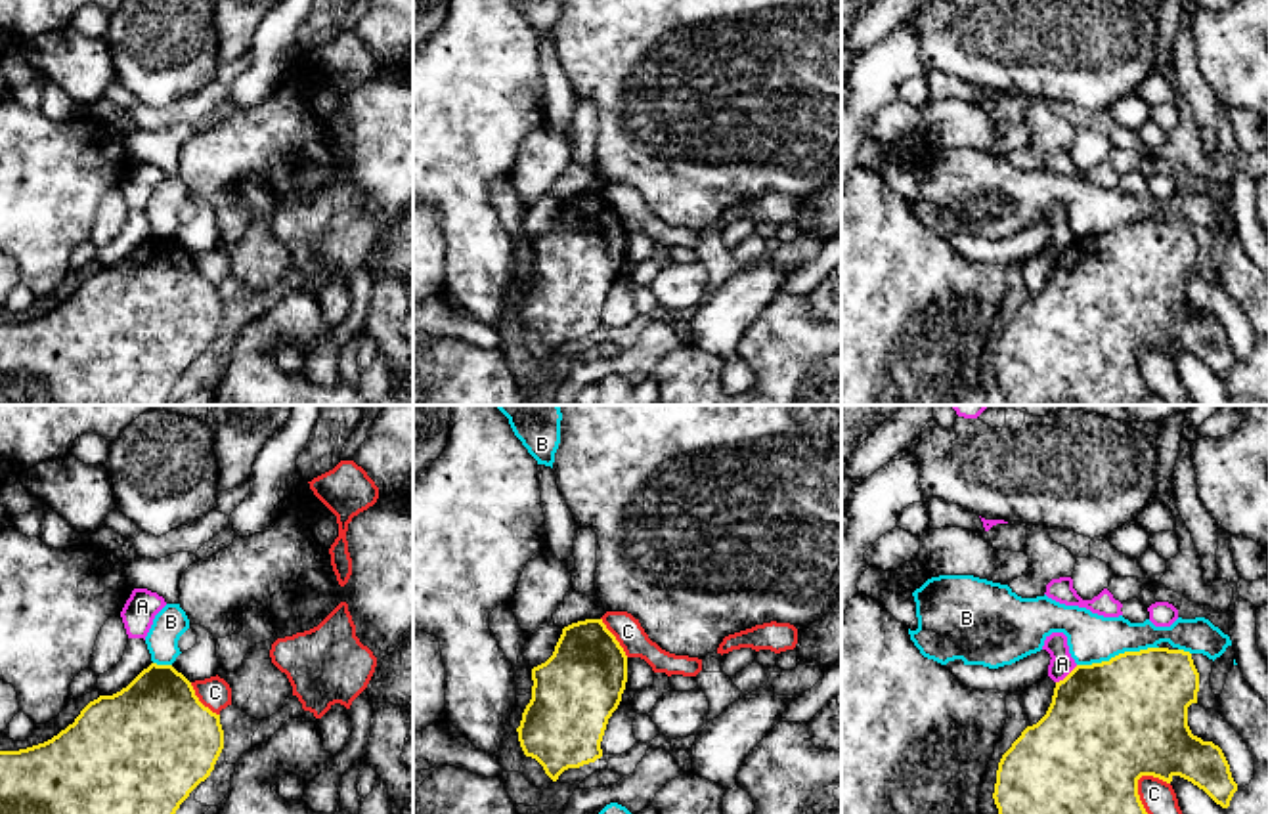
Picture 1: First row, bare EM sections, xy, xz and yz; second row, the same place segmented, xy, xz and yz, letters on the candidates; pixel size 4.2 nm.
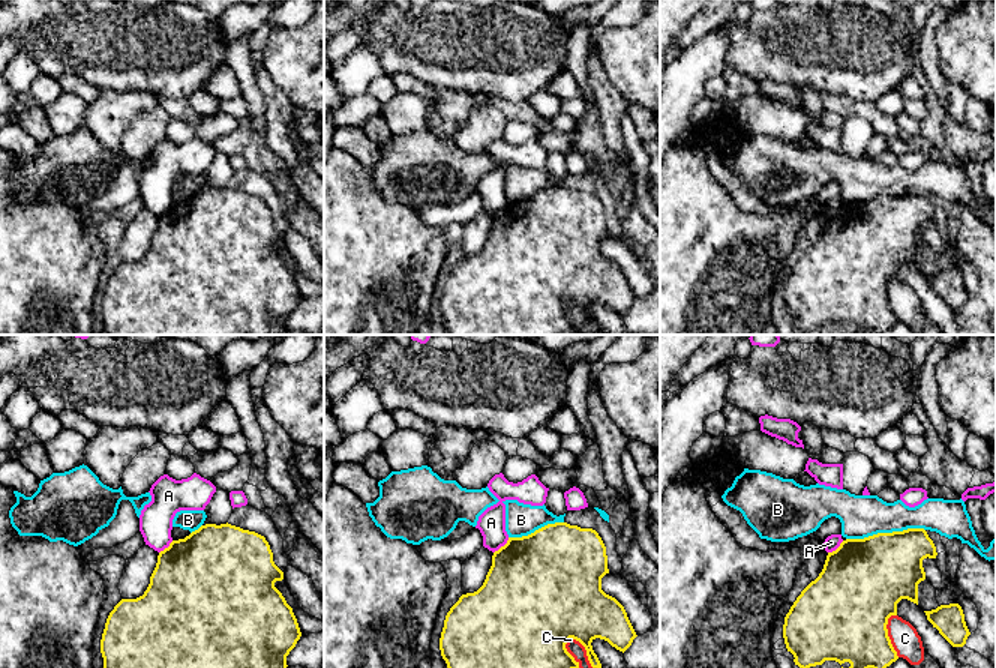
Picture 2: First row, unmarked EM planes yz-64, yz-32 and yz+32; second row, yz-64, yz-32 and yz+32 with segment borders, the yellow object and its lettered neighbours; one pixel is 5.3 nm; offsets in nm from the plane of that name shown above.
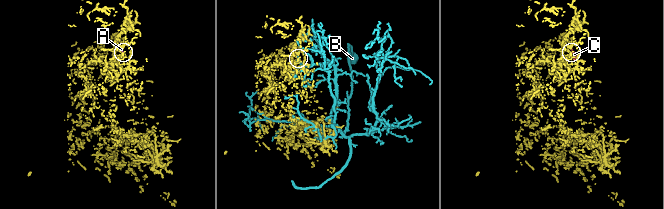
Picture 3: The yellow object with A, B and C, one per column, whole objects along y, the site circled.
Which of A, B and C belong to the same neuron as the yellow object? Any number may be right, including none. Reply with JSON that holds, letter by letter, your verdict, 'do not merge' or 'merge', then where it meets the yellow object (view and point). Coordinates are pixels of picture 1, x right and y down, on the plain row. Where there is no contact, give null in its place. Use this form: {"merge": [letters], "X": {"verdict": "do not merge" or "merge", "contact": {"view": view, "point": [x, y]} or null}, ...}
{"merge": [], "A": {"verdict": "do not merge", "contact": {"view": "yz", "point": [1068, 247]}}, "B": {"verdict": "do not merge", "contact": {"view": "yz", "point": [1119, 226]}}, "C": {"verdict": "do not merge", "contact": {"view": "yz", "point": [1138, 369]}}}

